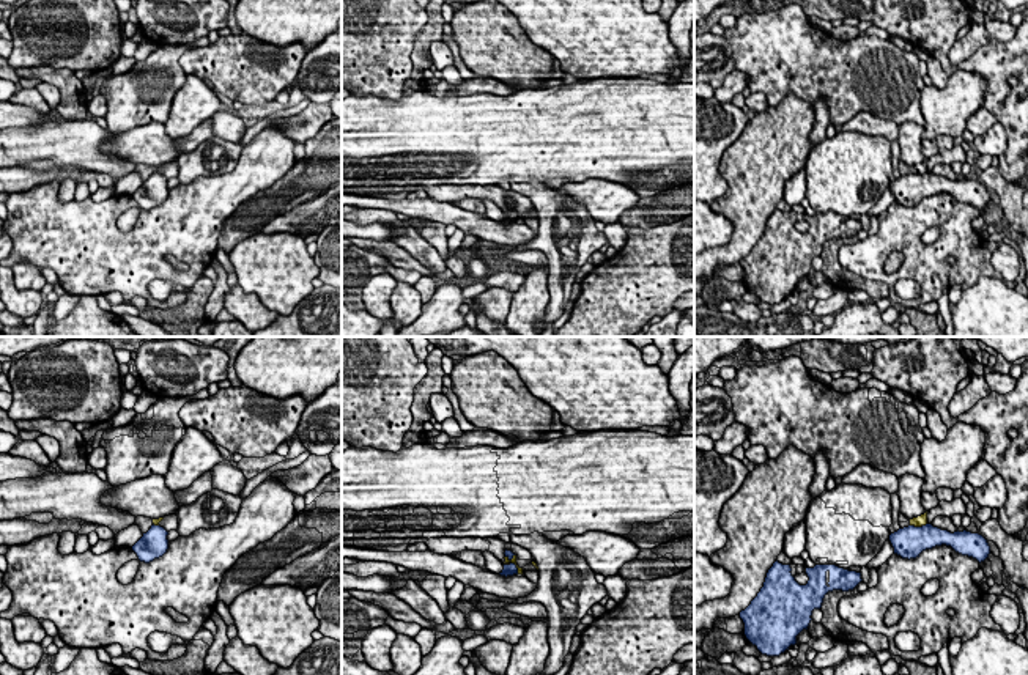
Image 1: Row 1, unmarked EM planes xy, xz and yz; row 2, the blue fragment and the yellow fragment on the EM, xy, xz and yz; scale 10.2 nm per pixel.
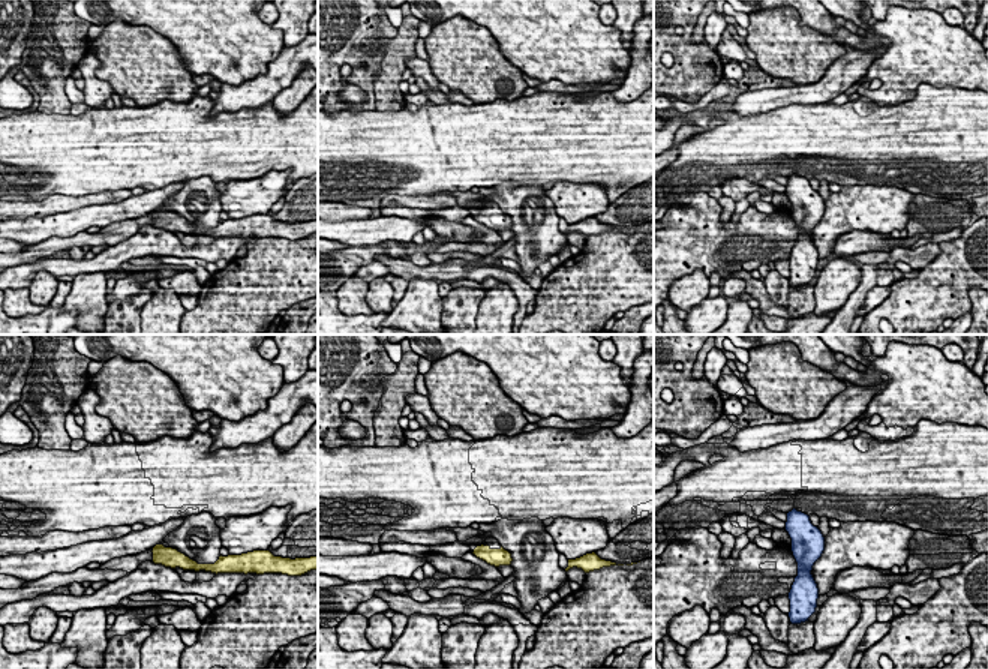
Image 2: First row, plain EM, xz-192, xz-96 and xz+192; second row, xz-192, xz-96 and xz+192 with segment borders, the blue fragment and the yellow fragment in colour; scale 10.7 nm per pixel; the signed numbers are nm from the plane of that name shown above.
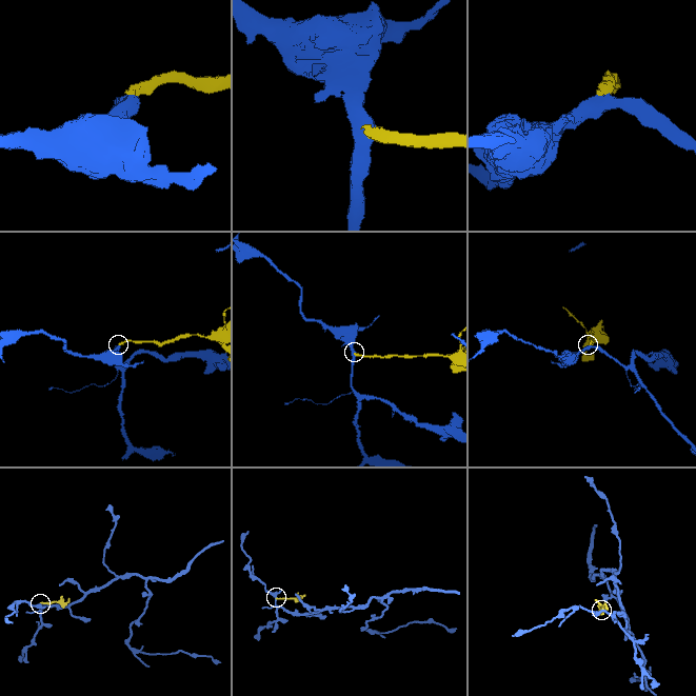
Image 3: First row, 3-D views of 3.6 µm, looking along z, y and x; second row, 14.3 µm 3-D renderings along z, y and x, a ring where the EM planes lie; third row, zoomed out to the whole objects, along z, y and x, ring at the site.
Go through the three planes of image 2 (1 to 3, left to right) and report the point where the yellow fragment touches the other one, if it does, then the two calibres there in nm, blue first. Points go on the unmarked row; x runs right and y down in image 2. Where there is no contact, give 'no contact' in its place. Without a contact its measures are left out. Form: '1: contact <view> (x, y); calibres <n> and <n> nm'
1: no contact
2: no contact
3: no contact

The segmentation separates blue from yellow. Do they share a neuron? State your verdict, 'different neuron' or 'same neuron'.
different neuron

